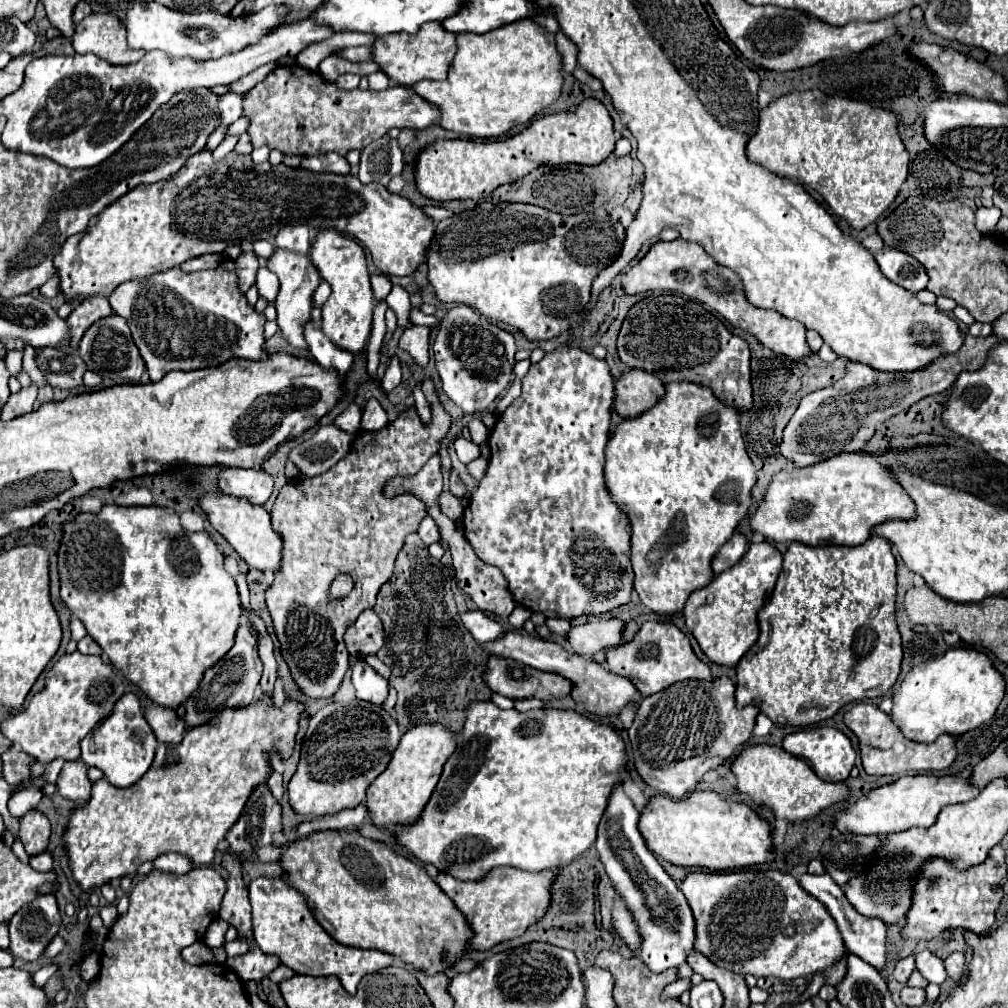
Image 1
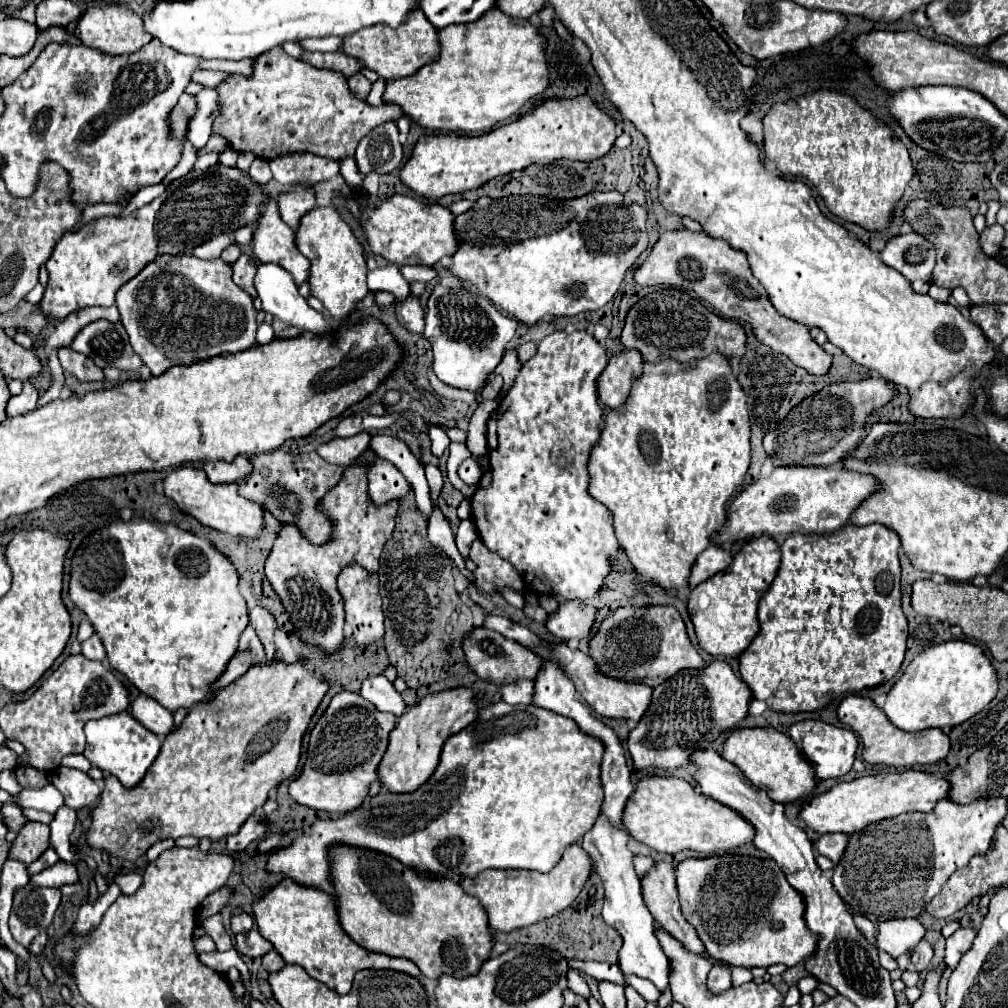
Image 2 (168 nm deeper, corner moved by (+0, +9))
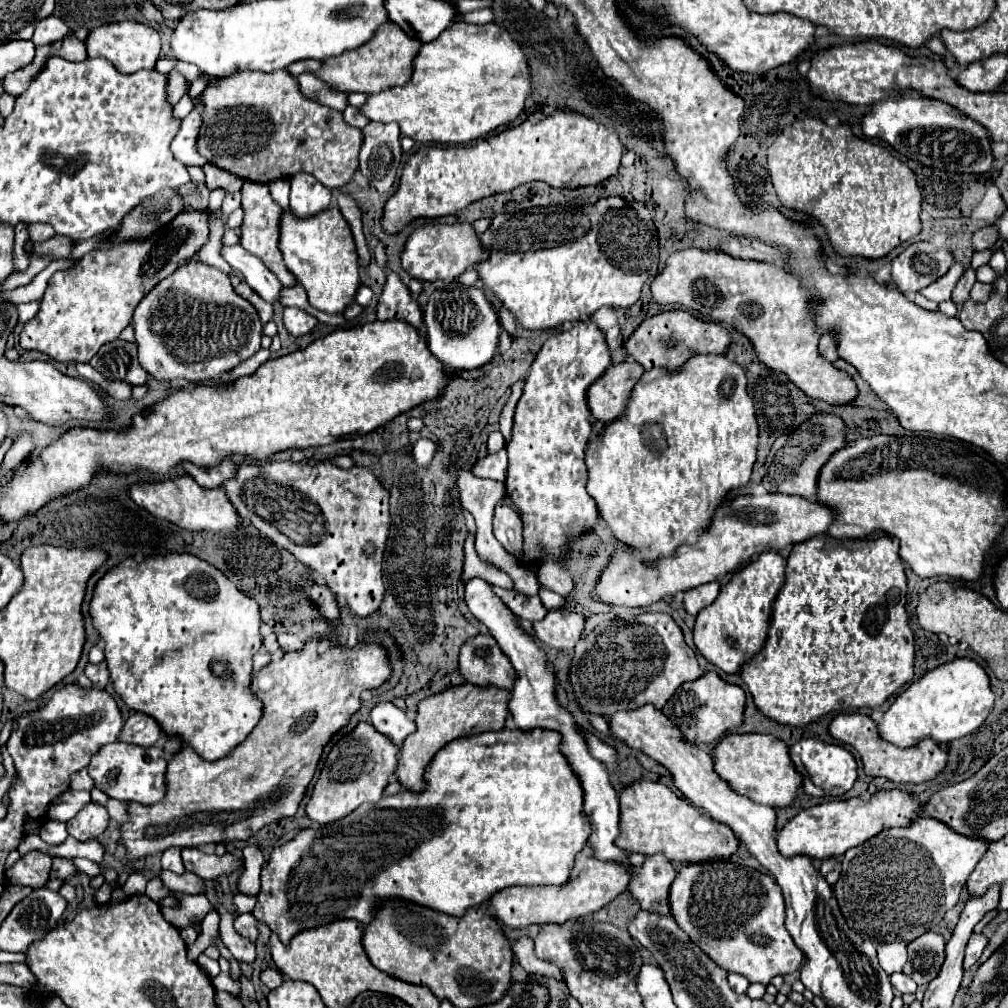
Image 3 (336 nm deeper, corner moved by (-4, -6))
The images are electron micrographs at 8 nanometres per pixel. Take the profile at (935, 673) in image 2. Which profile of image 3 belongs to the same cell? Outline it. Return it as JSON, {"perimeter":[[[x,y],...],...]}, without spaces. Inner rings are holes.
{"perimeter":[[[956,659],[928,671],[922,679],[910,683],[884,713],[878,723],[878,733],[884,741],[910,747],[926,737],[938,745],[946,745],[952,739],[960,739],[976,731],[994,707],[994,693],[986,671],[972,659]]]}

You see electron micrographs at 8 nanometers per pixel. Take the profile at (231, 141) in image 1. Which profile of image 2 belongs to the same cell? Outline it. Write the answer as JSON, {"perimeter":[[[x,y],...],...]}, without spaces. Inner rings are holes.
{"perimeter":[[[208,152],[208,154],[202,154],[202,156],[198,158],[198,162],[196,162],[194,168],[200,170],[200,172],[204,172],[206,168],[218,164],[218,158],[220,158],[220,152]]]}

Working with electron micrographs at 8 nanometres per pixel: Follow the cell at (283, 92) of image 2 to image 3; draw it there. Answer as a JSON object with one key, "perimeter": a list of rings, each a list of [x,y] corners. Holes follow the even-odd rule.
{"perimeter":[[[236,71],[234,75],[228,75],[226,79],[216,79],[212,85],[208,85],[200,93],[198,101],[204,107],[202,127],[196,143],[198,153],[208,159],[208,163],[228,173],[234,173],[246,181],[270,183],[282,177],[288,179],[298,171],[306,171],[312,173],[326,187],[340,189],[352,179],[354,171],[358,169],[362,131],[348,125],[340,111],[308,101],[300,93],[296,79],[288,71]],[[310,131],[316,131],[316,137],[312,137]]]}

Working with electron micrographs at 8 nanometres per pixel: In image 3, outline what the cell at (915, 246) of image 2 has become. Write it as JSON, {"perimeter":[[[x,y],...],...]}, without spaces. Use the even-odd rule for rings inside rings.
{"perimeter":[[[916,241],[892,261],[892,279],[904,295],[914,295],[940,279],[952,263],[954,257],[950,249]]]}

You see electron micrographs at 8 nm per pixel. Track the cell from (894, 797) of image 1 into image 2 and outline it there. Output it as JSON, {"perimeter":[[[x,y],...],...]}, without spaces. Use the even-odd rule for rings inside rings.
{"perimeter":[[[918,770],[864,776],[852,782],[840,782],[832,790],[814,796],[808,804],[804,804],[800,818],[806,822],[808,828],[820,834],[830,832],[854,834],[878,820],[894,818],[904,812],[932,812],[934,804],[948,796],[948,790],[950,782],[946,778]]]}

